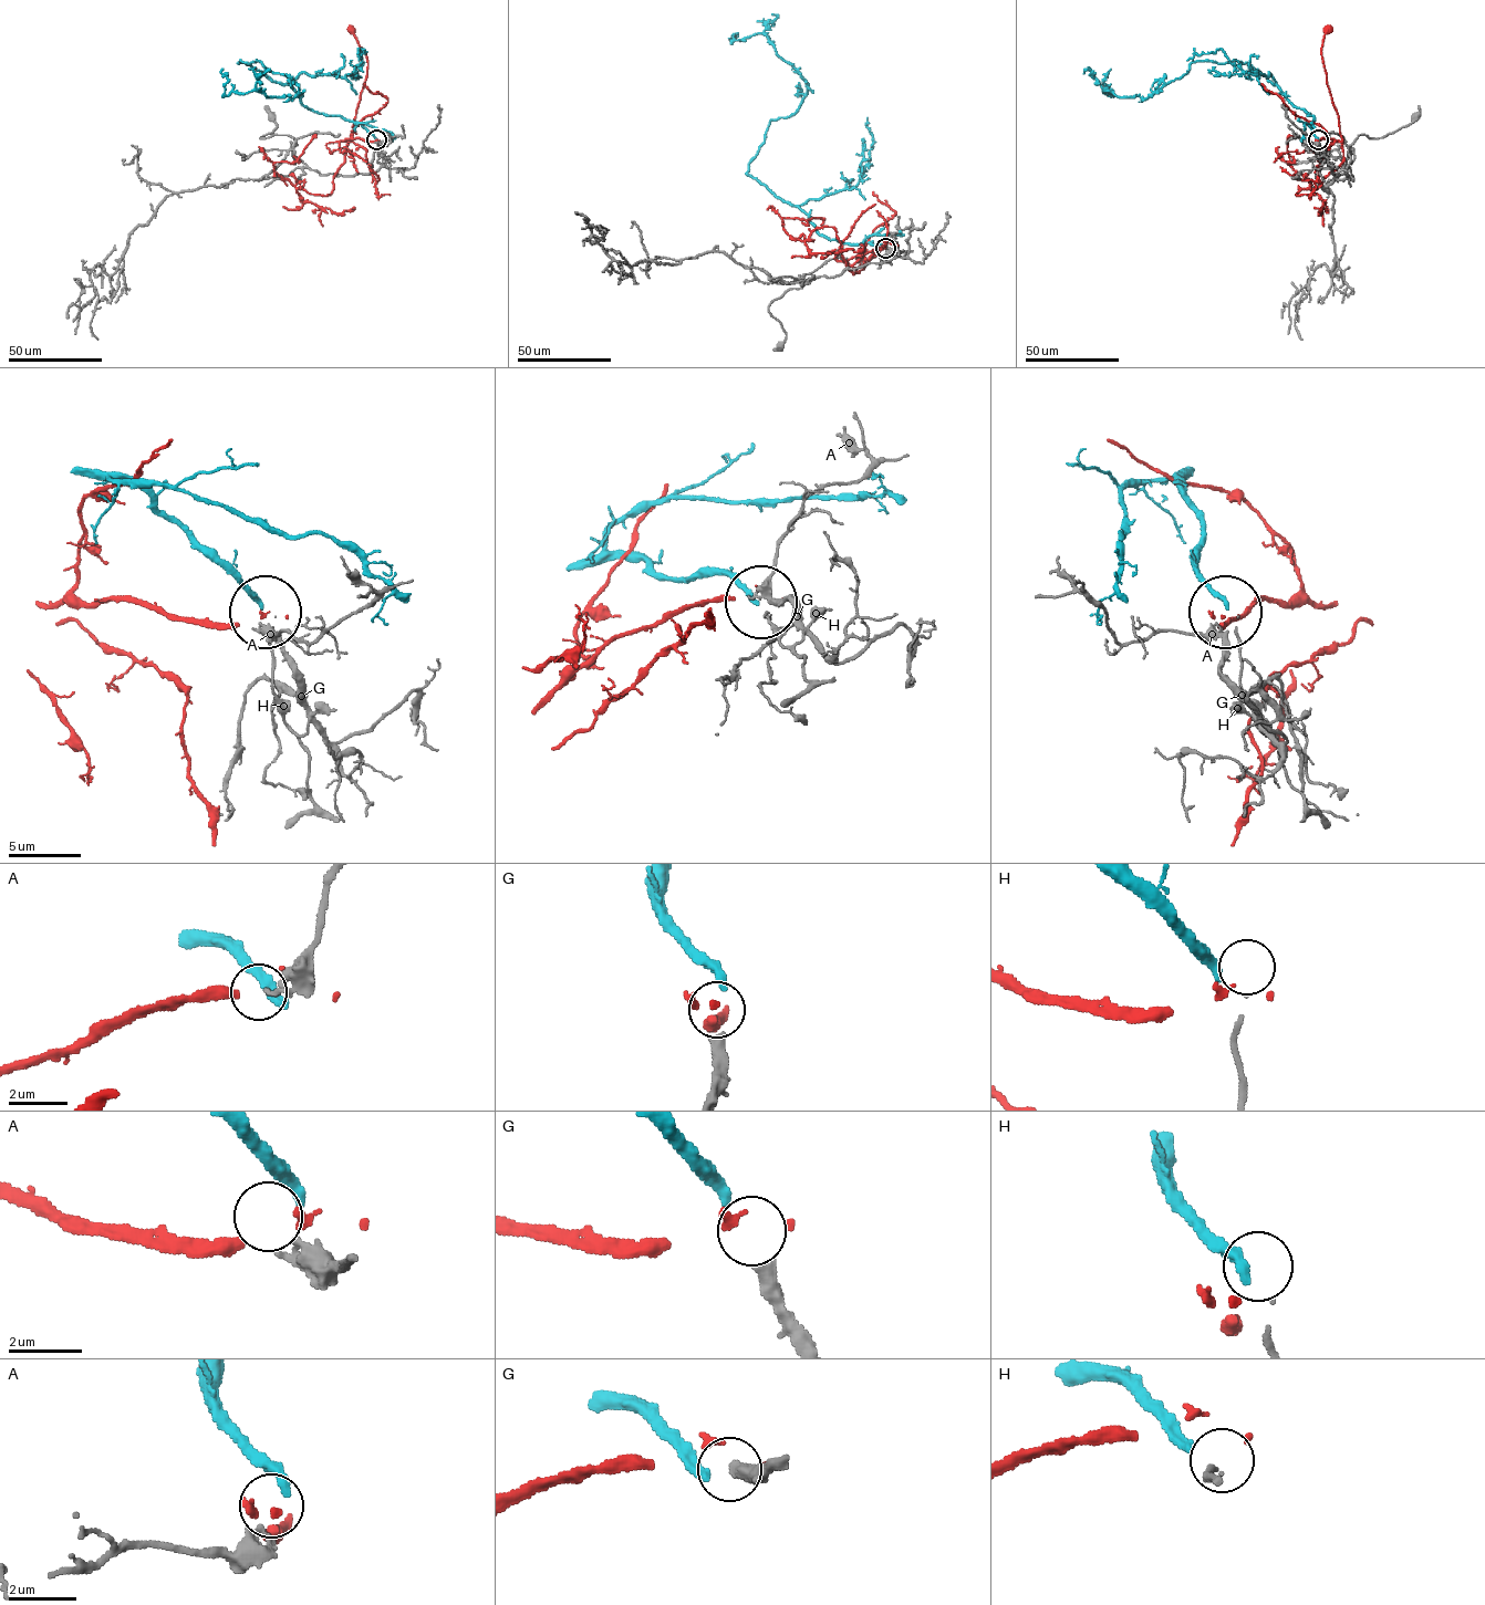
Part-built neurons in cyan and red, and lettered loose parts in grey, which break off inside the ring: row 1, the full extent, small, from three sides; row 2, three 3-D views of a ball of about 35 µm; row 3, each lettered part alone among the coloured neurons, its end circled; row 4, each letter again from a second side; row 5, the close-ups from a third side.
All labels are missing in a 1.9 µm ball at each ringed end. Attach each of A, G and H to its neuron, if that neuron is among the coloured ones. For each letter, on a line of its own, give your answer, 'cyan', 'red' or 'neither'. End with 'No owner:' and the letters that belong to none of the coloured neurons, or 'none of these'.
A: neither
G: cyan
H: neither
No owner: A, H

